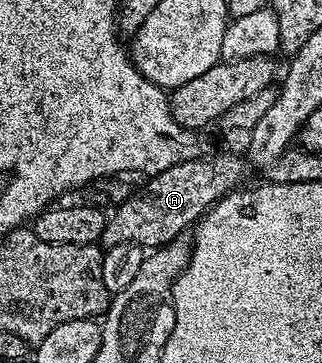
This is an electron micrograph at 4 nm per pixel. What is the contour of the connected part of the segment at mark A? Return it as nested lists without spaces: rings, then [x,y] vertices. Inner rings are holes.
[[[218,154],[215,158],[203,156],[193,158],[187,162],[176,164],[164,172],[153,175],[146,186],[139,194],[131,193],[122,202],[113,207],[114,215],[111,213],[106,220],[106,227],[100,239],[103,247],[110,247],[118,244],[128,244],[131,242],[143,248],[157,248],[166,245],[167,242],[173,242],[183,237],[182,233],[189,231],[197,223],[198,219],[225,194],[237,189],[246,178],[248,166],[245,161],[242,162],[234,154]]]

